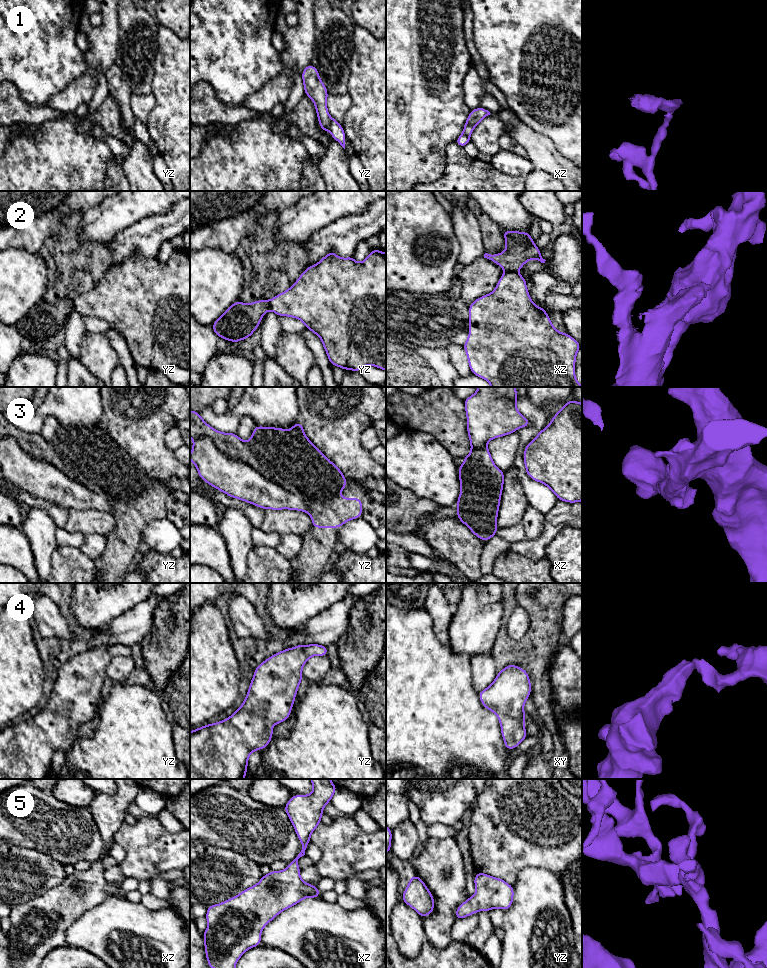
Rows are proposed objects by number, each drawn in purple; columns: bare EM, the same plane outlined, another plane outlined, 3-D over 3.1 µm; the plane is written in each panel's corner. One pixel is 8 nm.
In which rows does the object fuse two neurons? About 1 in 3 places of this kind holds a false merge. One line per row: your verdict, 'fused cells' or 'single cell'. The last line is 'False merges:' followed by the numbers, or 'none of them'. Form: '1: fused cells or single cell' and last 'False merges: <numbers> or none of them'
1: fused cells
2: fused cells
3: fused cells
4: single cell
5: single cell
False merges: 1, 2, 3

